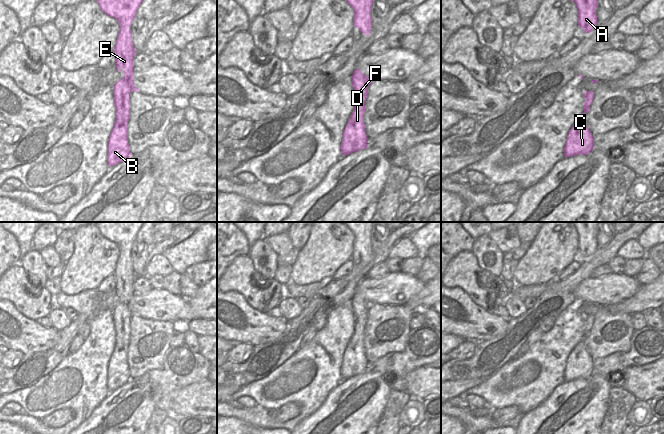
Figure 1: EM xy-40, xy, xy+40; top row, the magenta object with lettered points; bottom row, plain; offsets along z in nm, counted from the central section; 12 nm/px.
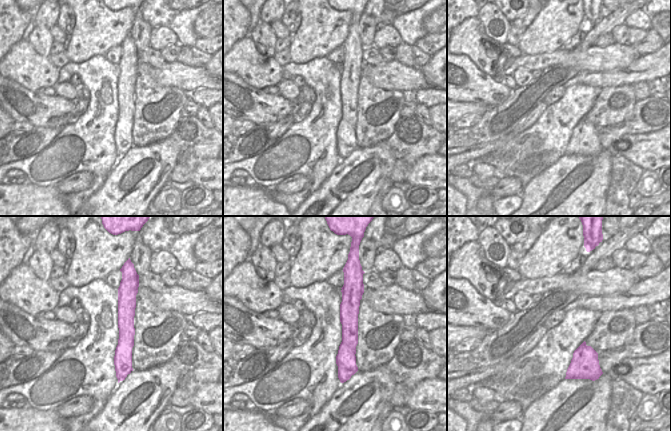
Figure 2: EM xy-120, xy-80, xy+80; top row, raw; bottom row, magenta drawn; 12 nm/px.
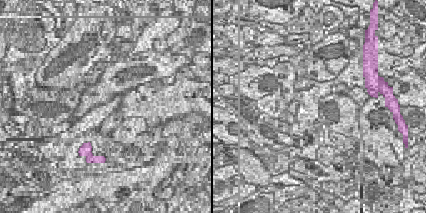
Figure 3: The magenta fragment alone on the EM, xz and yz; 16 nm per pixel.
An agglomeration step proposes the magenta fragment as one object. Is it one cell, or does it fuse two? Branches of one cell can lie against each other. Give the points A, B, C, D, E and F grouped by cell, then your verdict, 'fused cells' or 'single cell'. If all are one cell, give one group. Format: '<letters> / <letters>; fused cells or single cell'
A B C D E F; single cell

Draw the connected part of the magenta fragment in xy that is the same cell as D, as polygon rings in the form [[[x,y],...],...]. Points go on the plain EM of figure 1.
[[[355,293],[352,300],[352,311],[356,318],[354,334],[344,352],[341,365],[341,380],[367,372],[368,361],[365,356],[364,337],[368,320],[368,311],[374,303],[365,300],[359,293]]]

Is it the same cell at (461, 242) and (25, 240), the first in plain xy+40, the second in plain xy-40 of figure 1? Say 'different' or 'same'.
different

